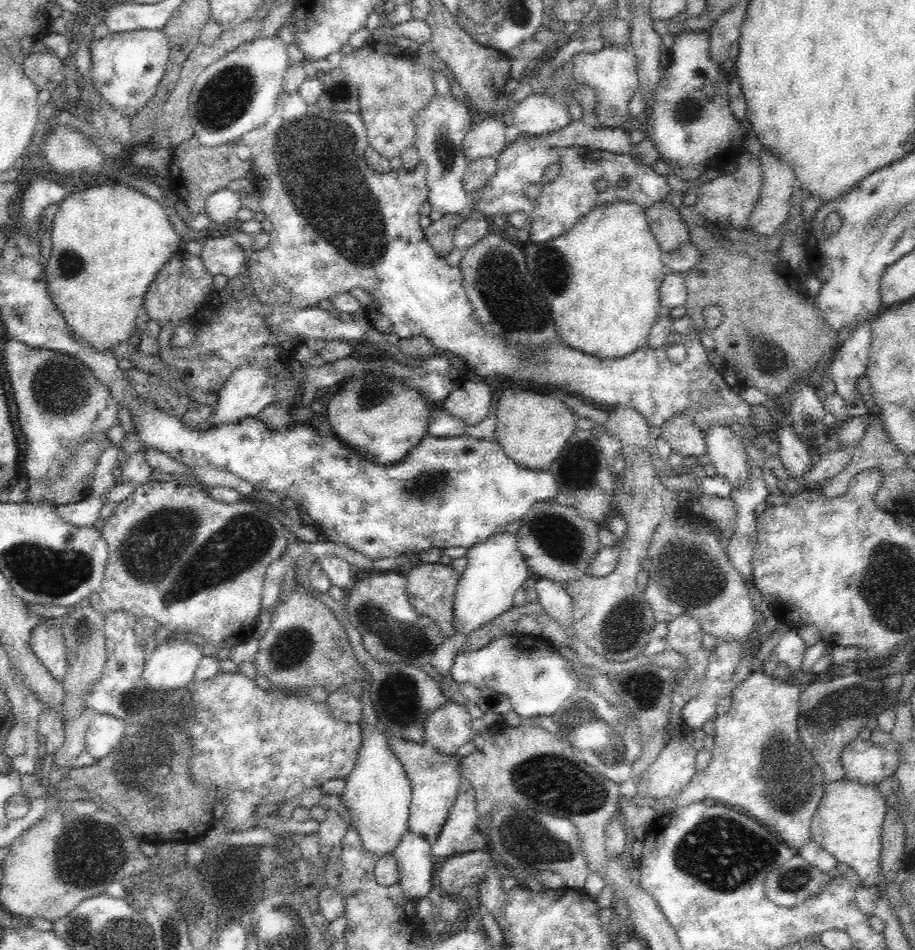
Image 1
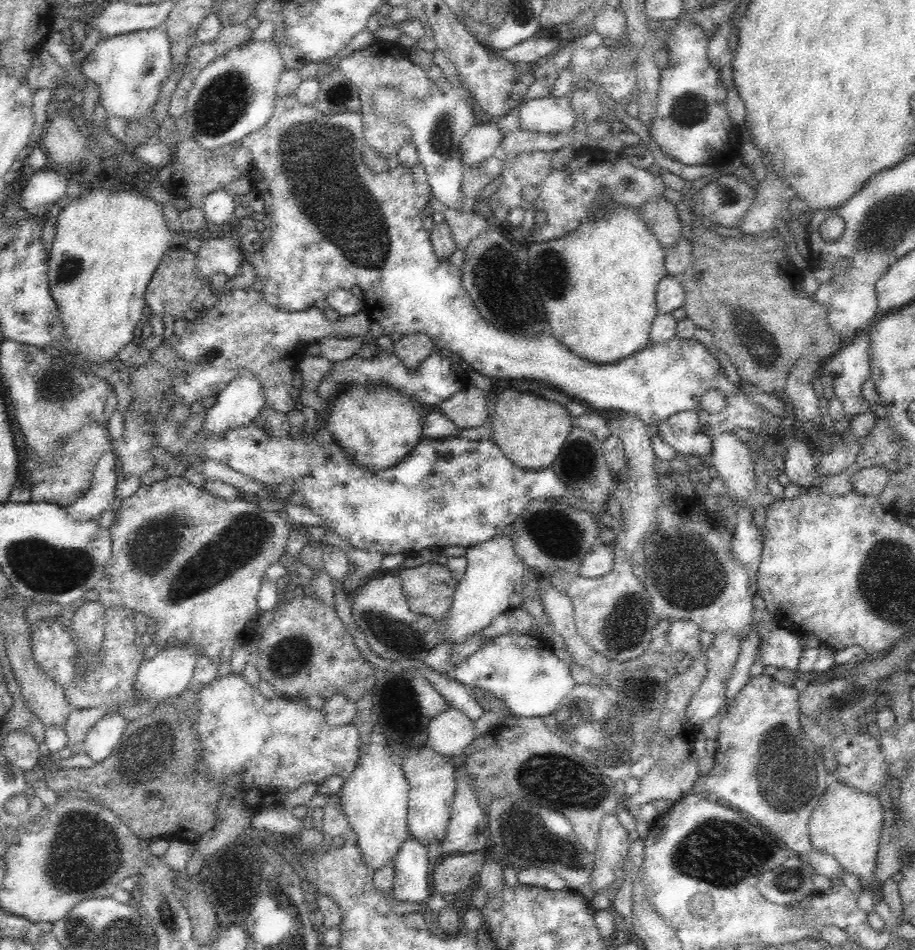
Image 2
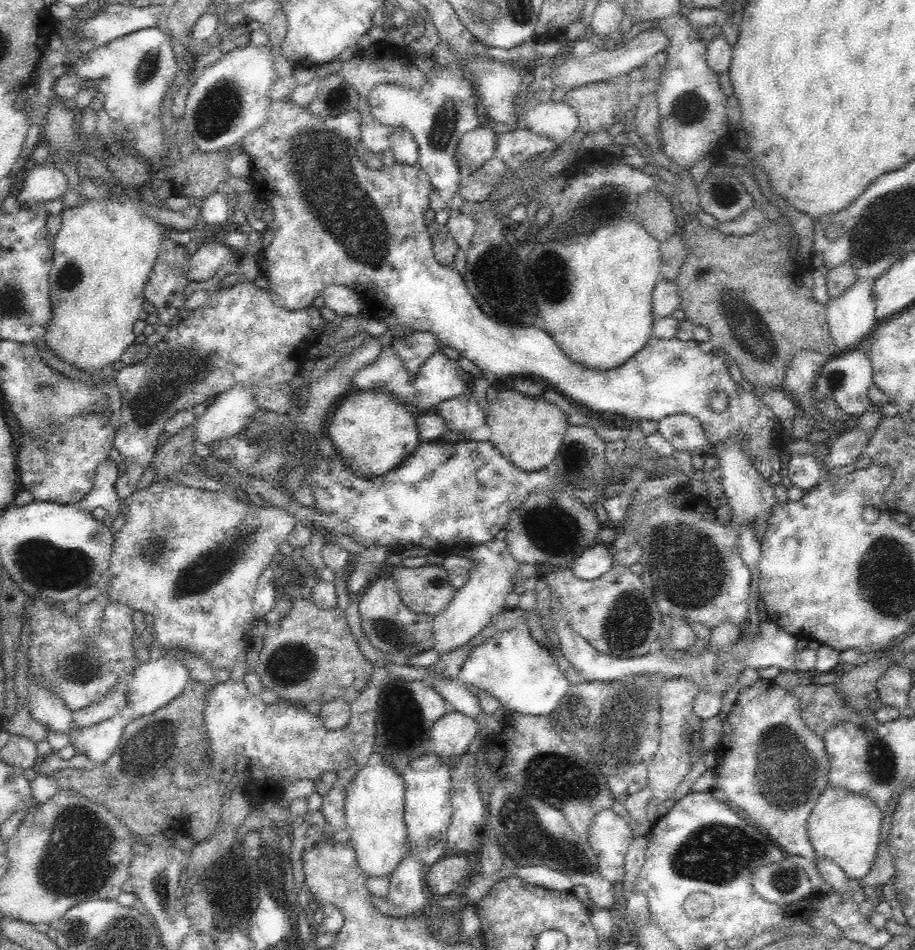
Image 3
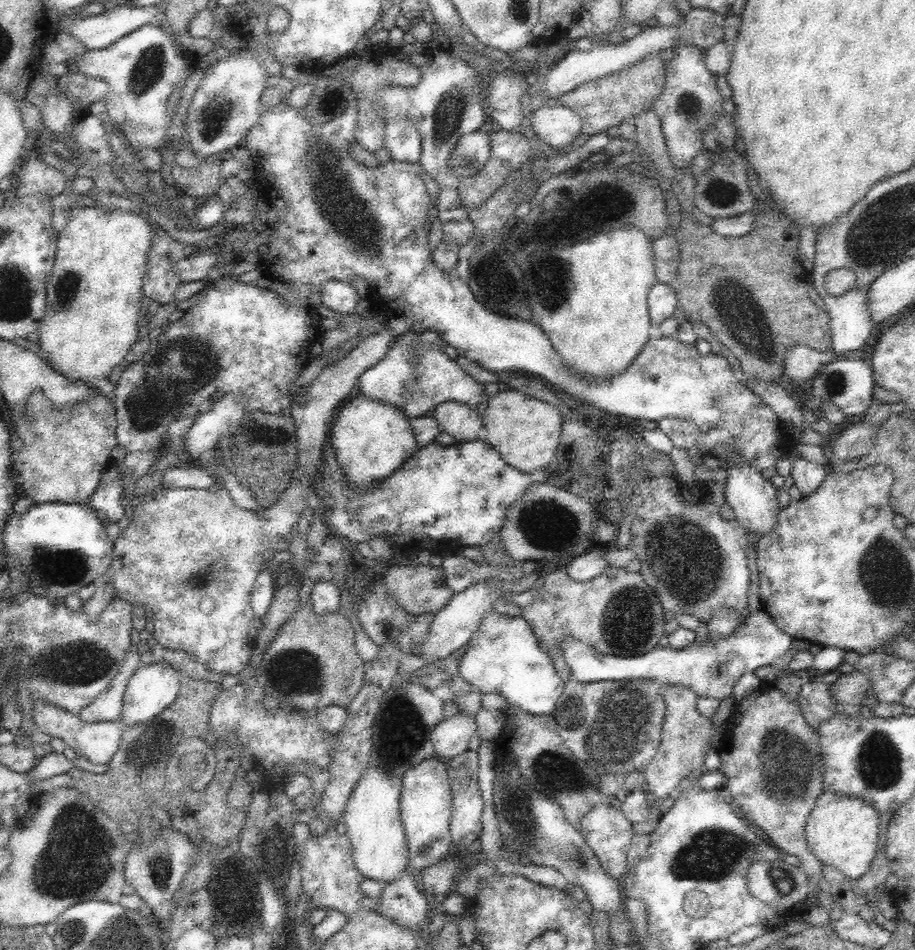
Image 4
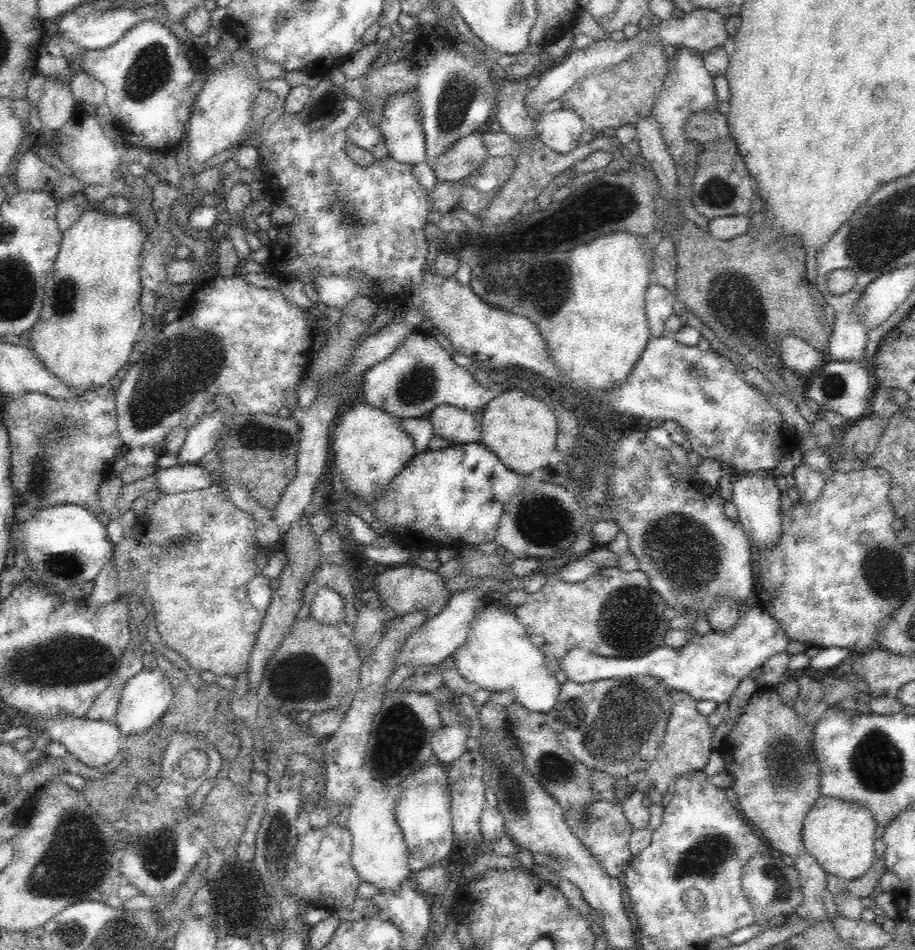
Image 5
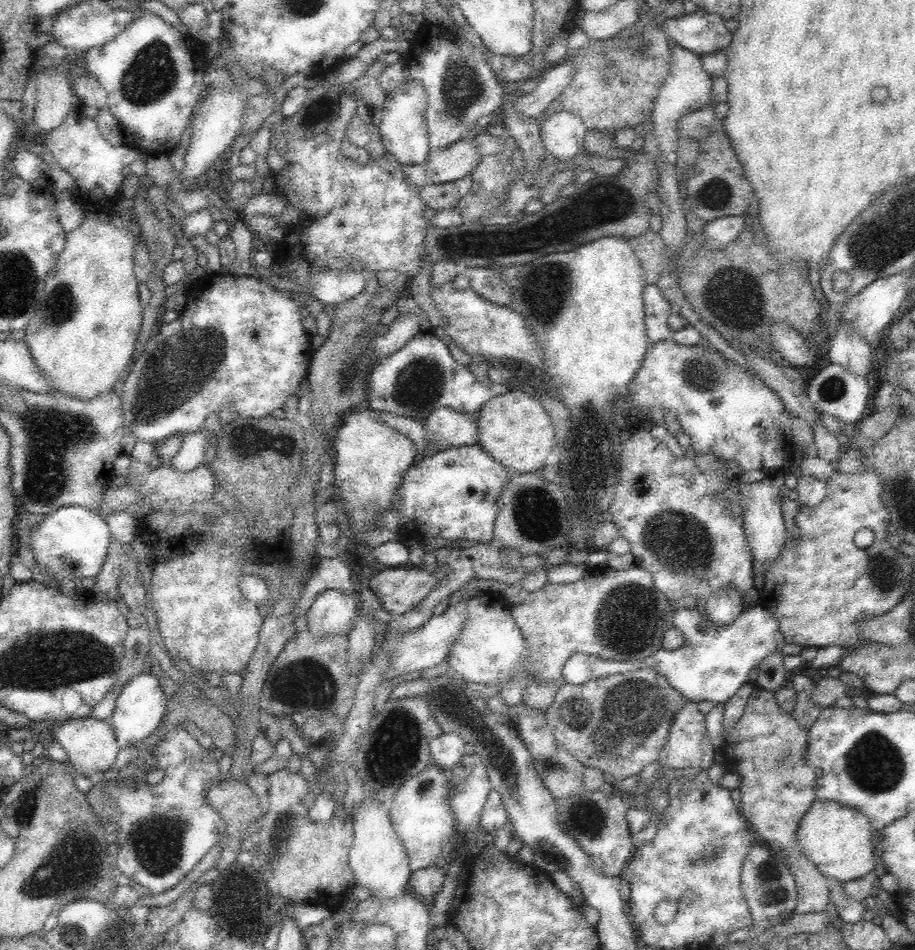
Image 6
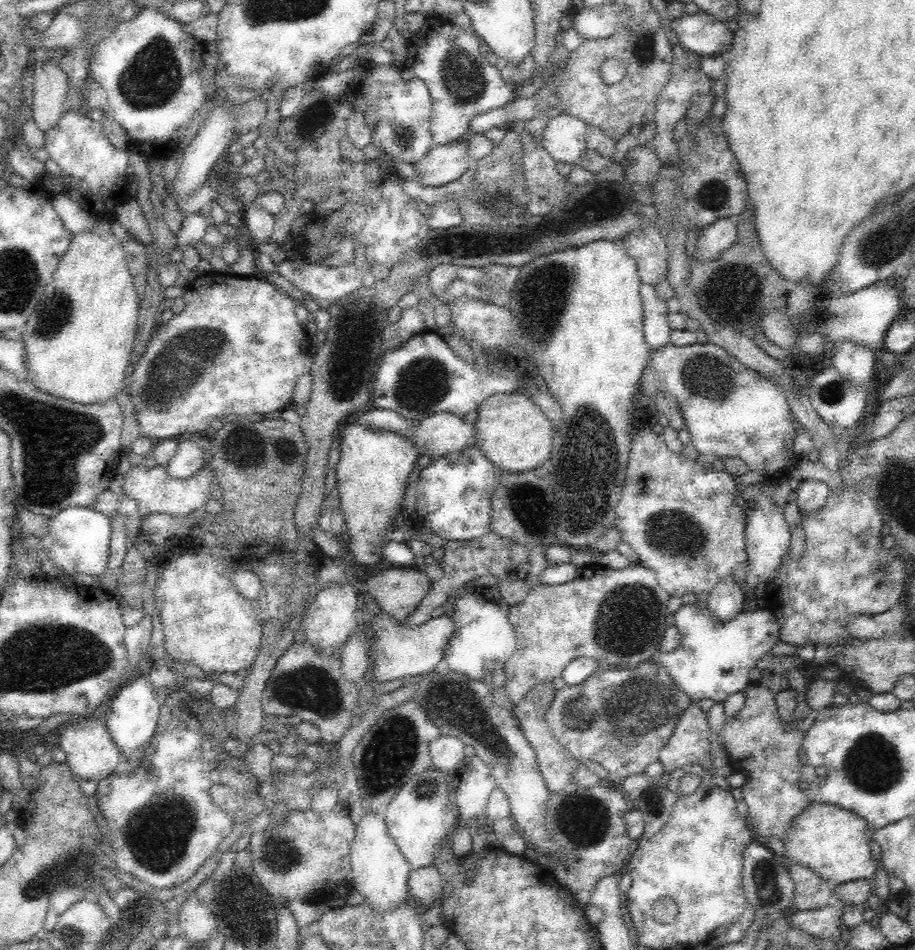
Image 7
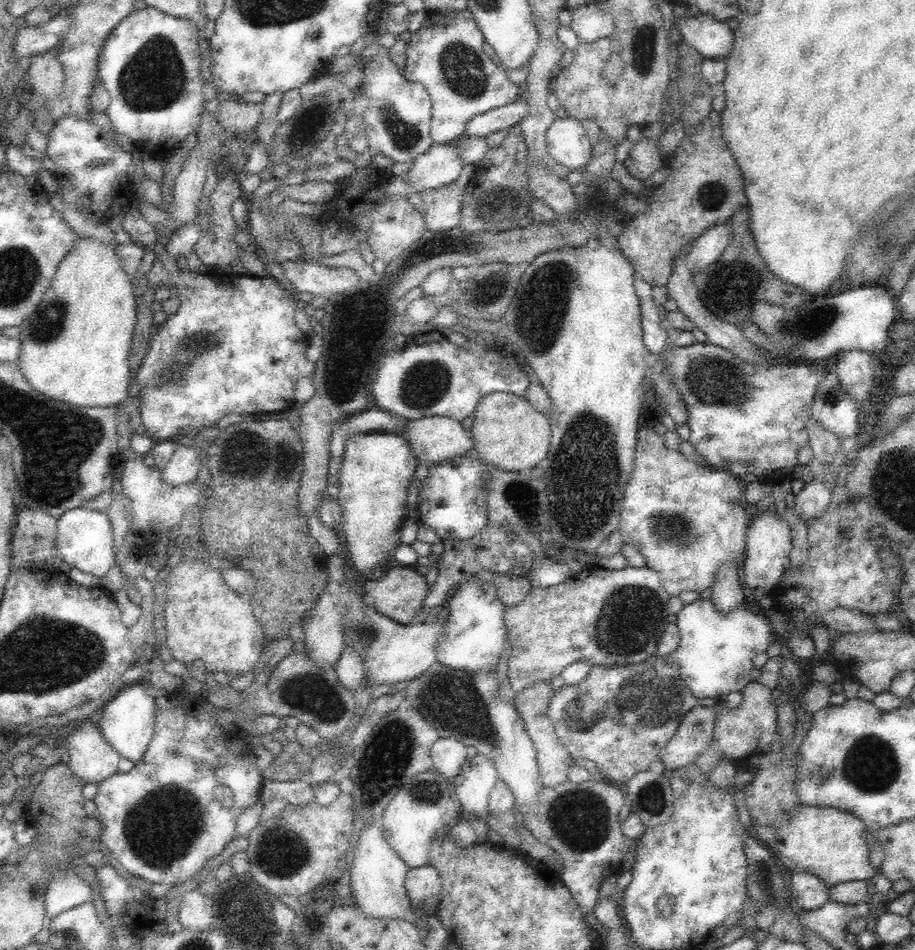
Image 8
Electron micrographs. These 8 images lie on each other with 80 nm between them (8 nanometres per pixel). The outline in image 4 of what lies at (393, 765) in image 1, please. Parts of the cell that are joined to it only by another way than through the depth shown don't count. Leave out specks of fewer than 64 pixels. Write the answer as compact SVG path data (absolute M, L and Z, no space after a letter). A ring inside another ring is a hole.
M374 768L362 778L346 804L342 821L347 827L354 864L364 878L386 884L409 867L409 848L400 821L400 796L400 782L394 782L388 773Z

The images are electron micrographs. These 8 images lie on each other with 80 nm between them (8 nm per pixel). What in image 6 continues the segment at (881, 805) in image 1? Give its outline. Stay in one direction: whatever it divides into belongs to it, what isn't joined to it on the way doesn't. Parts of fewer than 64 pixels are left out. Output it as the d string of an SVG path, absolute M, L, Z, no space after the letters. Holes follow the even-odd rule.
M816 800L798 824L796 847L820 873L844 884L874 871L874 836L870 820L862 812L836 802Z

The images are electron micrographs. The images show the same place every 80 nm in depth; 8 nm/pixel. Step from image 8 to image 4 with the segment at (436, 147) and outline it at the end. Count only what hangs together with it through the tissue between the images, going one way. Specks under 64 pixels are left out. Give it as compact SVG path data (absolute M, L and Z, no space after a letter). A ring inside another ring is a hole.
M478 129L458 139L450 152L448 169L458 179L474 177L490 156L490 137Z

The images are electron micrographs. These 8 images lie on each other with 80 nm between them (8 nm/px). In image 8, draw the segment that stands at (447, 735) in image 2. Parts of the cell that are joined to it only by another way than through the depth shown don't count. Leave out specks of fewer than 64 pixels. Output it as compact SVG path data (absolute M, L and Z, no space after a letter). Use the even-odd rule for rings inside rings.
M439 738L429 750L434 770L449 779L460 774L462 765L467 759L466 750L467 746L454 738Z

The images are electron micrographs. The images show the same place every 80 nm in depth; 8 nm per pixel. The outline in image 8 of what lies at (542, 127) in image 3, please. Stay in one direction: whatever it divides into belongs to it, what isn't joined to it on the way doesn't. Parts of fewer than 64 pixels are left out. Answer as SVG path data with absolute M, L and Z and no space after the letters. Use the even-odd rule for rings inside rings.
M555 117L548 127L546 142L553 164L566 167L568 172L584 168L591 158L590 140L574 117Z

